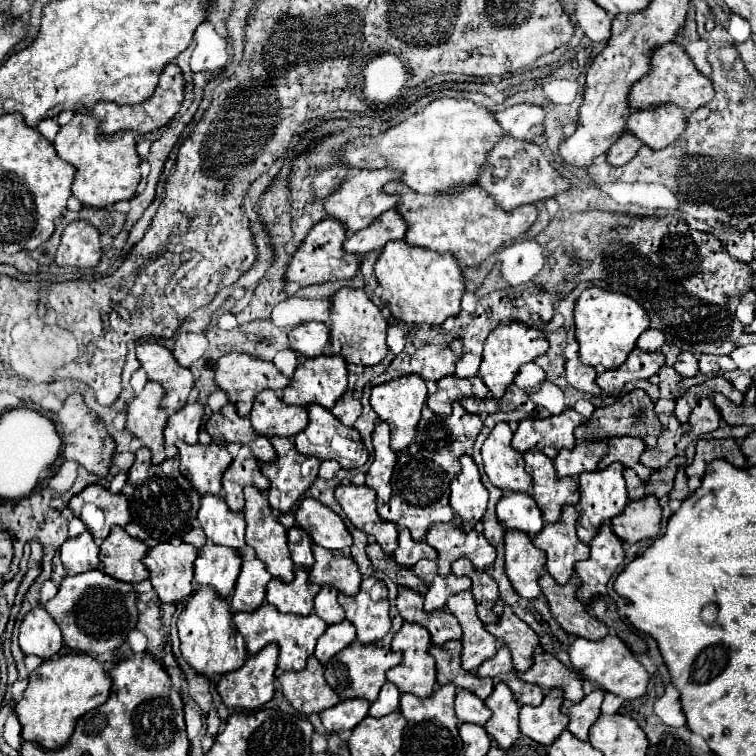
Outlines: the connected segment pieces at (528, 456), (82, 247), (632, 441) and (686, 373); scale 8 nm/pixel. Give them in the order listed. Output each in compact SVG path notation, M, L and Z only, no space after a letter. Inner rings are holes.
M539 450L525 452L525 472L533 478L533 498L545 522L561 520L565 506L579 504L579 484L573 478L559 478L553 462Z
M71 222L61 236L57 248L55 264L57 266L75 266L75 268L93 268L101 260L101 242L99 232L89 222Z
M617 436L617 438L609 440L609 454L599 462L597 470L605 470L609 464L621 462L625 468L635 470L641 480L649 480L651 470L641 466L641 462L639 462L639 456L641 456L643 450L645 450L645 444L643 444L641 438Z
M681 352L675 366L673 366L683 378L689 378L689 376L697 376L699 374L699 362L695 358L693 352Z

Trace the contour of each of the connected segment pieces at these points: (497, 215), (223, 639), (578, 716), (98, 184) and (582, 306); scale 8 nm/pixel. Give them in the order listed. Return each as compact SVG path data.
M389 182L385 184L383 192L399 196L397 212L407 224L405 242L409 246L419 246L435 252L451 252L461 266L481 264L497 248L527 232L537 216L537 210L531 204L513 208L509 212L503 210L477 184L469 184L455 192L420 194L403 186L401 182Z
M205 588L205 592L195 592L191 596L191 600L187 602L185 610L177 620L177 630L183 658L199 676L205 678L221 676L241 668L243 662L247 660L241 634L237 634L237 630L233 628L227 600L217 600L217 596L209 592L209 588Z
M593 690L591 694L587 694L579 704L573 704L569 708L569 732L573 732L579 740L589 740L589 728L591 724L599 718L601 714L601 702L603 702L605 692L601 690Z
M75 114L69 124L61 126L53 146L59 158L77 168L71 190L83 206L107 208L115 202L131 200L137 194L137 186L141 182L141 158L135 152L135 138L131 132L105 136L97 132L97 120L93 120L89 114Z
M587 288L575 306L575 332L579 342L579 358L597 370L613 370L623 364L625 356L635 348L637 338L649 328L647 312L621 292Z

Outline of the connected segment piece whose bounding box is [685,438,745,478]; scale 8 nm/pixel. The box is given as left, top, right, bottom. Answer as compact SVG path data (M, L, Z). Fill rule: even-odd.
M727 438L727 440L699 440L695 460L685 468L685 474L701 478L705 474L705 466L715 458L729 460L737 468L743 468L743 464L745 464L745 456L741 454L735 440L731 440L731 438ZM733 452L735 452L735 460L731 460Z

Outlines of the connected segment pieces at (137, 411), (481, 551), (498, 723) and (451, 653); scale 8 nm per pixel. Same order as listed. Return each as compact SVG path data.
M147 382L143 392L127 406L125 428L151 450L151 462L161 464L165 460L164 428L167 412L161 408L163 388L157 382Z
M433 524L427 532L427 542L439 552L437 566L441 576L451 572L451 562L457 558L469 558L477 572L485 572L487 566L495 562L495 548L487 542L487 538L475 530L461 532L447 524Z
M499 682L495 684L493 694L485 700L487 708L493 712L493 716L487 720L485 730L487 734L497 740L501 748L509 748L513 740L517 740L519 734L519 702L515 700L513 692L507 684Z
M447 642L443 646L431 646L429 652L437 662L437 682L439 684L455 684L465 688L477 696L491 692L491 680L483 680L471 672L465 672L461 666L461 642Z

